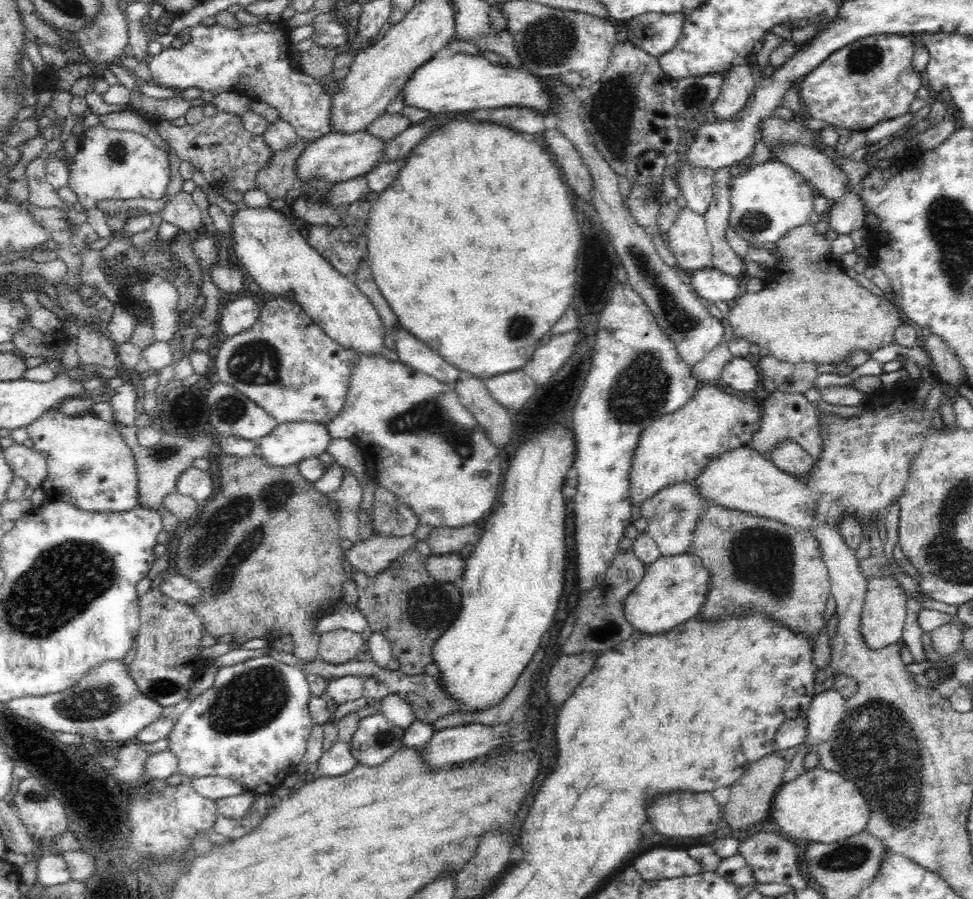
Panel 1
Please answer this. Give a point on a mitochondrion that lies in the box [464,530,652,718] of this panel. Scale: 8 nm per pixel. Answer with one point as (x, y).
(604, 630)

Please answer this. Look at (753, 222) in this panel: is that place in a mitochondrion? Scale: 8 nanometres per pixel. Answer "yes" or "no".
yes

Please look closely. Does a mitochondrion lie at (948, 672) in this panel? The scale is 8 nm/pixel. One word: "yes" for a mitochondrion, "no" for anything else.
no

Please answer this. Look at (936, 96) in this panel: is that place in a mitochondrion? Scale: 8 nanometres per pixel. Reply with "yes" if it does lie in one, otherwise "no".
no

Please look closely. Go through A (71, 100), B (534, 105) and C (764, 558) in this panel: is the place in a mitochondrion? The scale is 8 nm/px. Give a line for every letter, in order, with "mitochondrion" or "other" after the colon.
A: other
B: other
C: mitochondrion

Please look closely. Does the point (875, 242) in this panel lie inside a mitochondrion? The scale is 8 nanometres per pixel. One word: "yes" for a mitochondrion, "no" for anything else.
no

